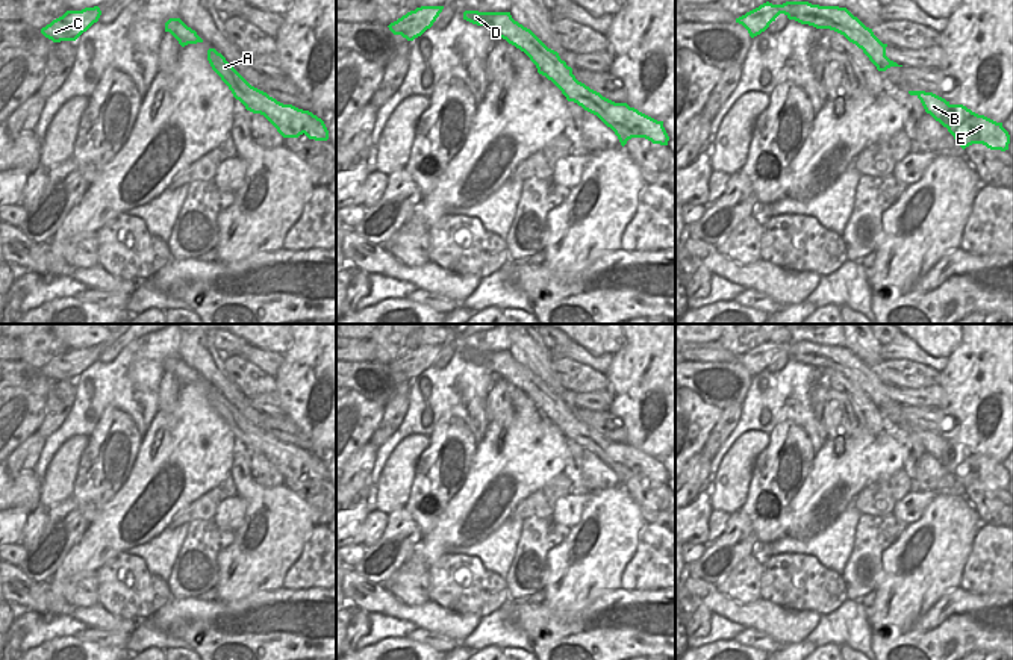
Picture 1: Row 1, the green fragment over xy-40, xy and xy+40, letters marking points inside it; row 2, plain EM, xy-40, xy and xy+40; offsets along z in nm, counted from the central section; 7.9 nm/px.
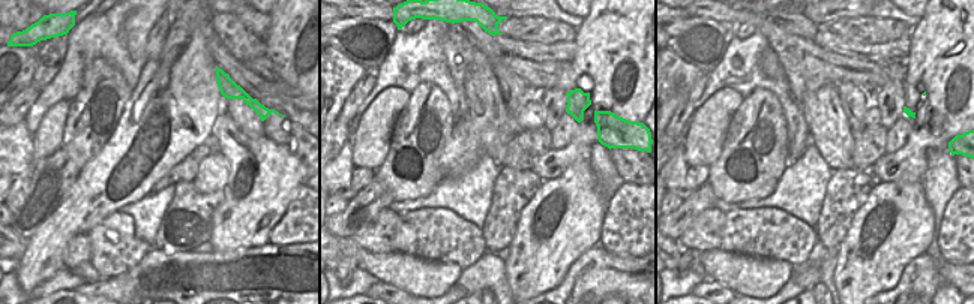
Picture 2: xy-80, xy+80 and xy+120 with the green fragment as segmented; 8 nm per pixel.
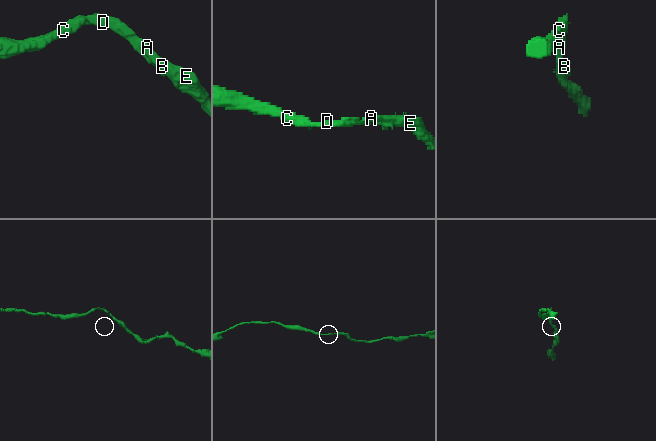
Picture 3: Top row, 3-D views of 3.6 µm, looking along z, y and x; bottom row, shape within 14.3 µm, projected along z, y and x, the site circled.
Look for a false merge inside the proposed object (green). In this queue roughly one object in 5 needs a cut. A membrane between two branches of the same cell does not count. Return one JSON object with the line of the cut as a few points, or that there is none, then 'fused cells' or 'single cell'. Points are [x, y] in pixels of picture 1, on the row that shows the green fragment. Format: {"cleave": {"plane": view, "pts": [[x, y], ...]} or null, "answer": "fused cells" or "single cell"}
{"cleave": null, "answer": "single cell"}

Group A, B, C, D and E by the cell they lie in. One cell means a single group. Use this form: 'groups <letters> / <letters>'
groups A B C D E

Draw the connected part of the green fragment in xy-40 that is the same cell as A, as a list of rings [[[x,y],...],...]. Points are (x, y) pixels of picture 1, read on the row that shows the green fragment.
[[[215,48],[207,50],[207,61],[233,97],[247,111],[263,115],[283,138],[298,138],[304,133],[309,139],[329,139],[329,130],[321,118],[292,104],[283,104],[251,86]]]

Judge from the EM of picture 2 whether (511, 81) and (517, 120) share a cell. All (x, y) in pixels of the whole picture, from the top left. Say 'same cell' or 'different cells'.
different cells

